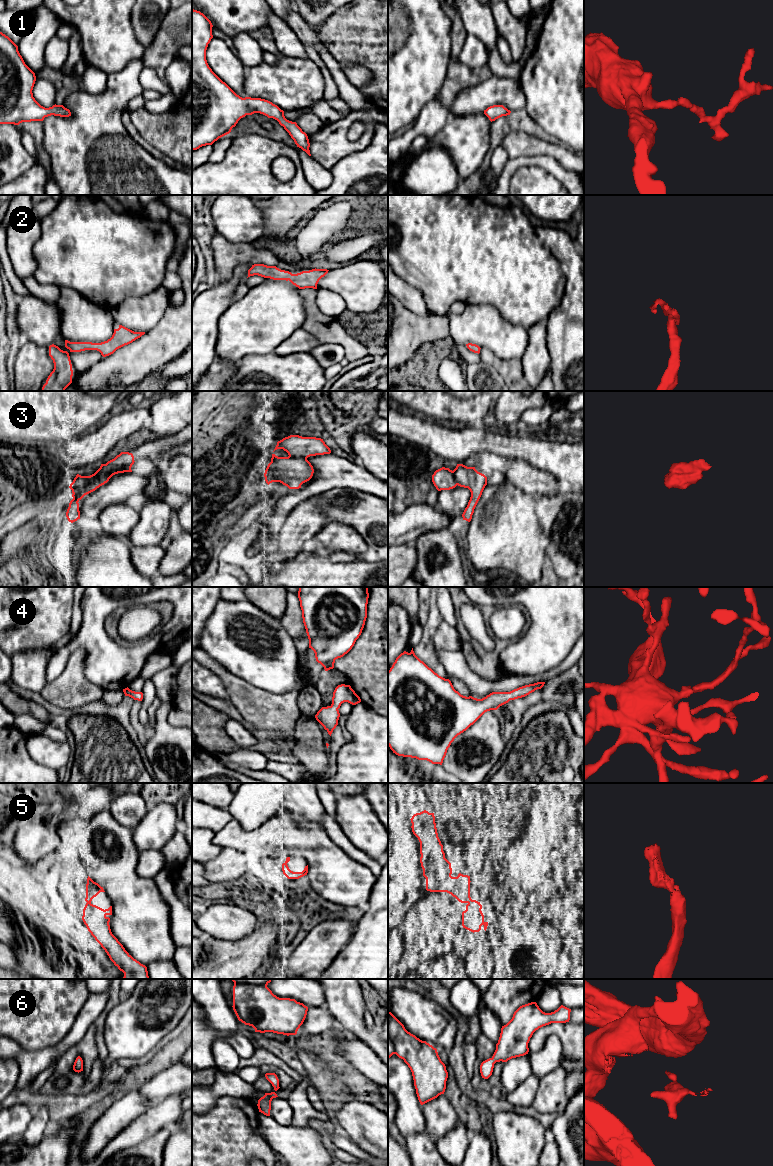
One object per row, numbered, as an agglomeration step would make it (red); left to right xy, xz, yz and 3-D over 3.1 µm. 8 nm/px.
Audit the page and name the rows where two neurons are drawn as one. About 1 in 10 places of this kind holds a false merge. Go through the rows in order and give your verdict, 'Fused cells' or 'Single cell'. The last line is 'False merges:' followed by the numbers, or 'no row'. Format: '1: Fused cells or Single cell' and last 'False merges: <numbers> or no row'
1: Single cell
2: Single cell
3: Single cell
4: Single cell
5: Single cell
6: Single cell
False merges: no row

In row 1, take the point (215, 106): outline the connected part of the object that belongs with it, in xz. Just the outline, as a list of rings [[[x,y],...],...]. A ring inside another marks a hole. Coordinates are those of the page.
[[[192,9],[192,151],[229,134],[246,115],[260,113],[277,120],[297,147],[311,156],[307,134],[287,120],[283,110],[265,99],[240,97],[212,71],[206,60],[212,27],[203,13]]]

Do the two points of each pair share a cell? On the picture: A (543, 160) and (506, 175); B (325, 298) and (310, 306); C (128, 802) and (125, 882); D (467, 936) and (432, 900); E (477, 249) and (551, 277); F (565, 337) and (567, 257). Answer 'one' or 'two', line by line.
A: one
B: two
C: two
D: two
E: one
F: one

